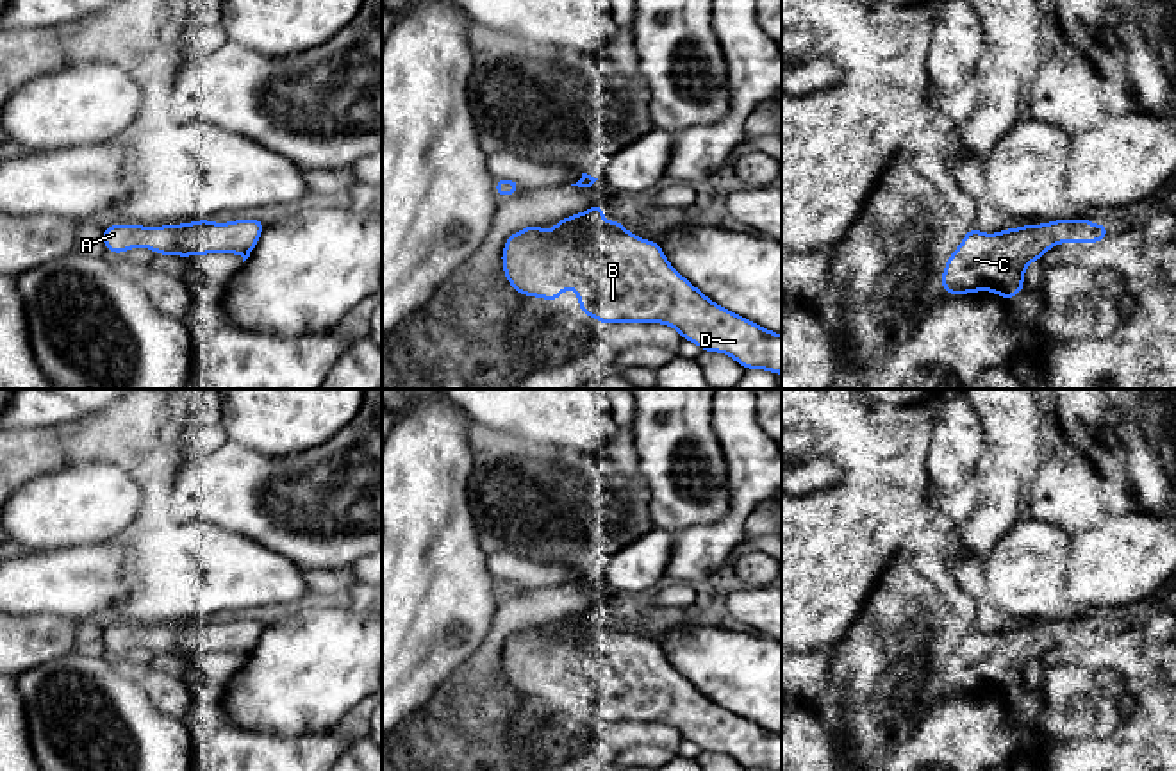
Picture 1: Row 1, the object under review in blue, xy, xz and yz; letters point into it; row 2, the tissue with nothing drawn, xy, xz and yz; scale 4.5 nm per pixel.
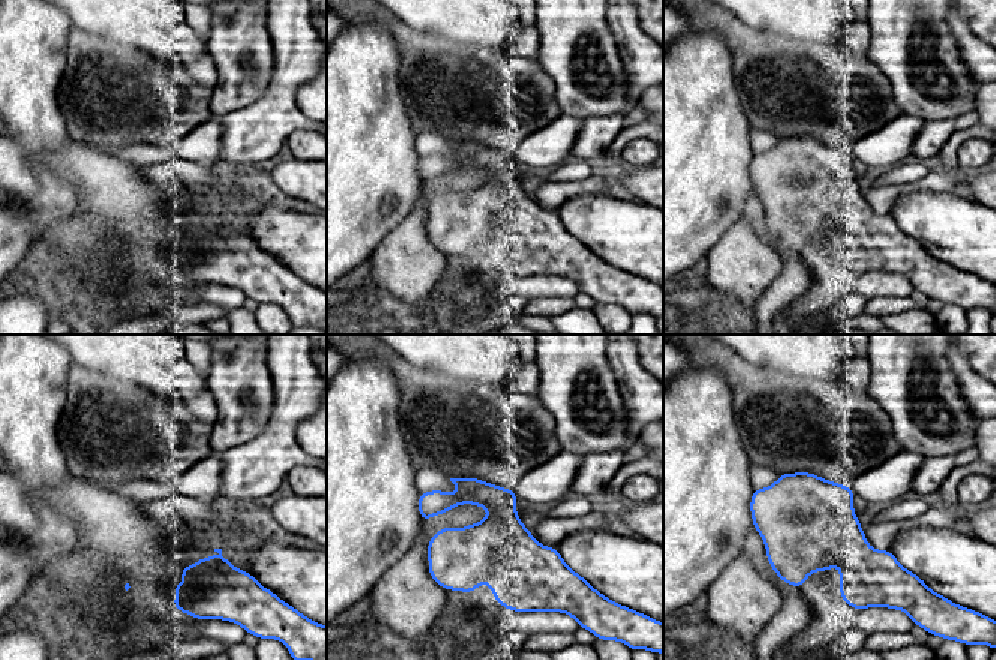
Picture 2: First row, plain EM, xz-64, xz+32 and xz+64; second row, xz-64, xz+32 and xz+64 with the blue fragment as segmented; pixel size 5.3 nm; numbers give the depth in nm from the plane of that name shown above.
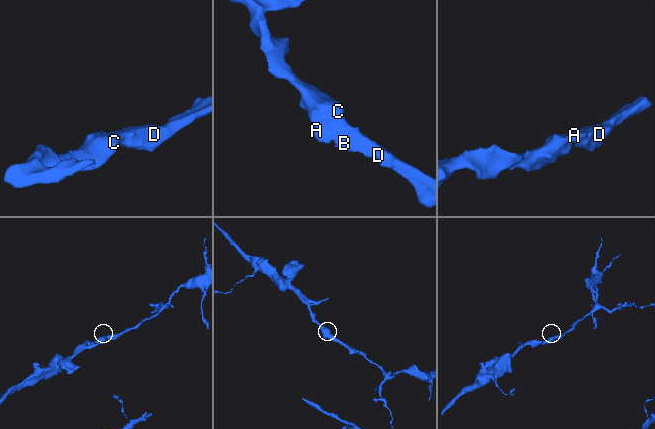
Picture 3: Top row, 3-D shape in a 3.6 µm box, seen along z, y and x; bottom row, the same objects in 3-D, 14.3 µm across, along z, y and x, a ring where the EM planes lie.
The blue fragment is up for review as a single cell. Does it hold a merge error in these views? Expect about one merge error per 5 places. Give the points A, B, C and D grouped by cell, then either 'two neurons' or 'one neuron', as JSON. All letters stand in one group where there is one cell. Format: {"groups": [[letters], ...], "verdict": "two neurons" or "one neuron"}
{"groups": [["A", "B", "C", "D"]], "verdict": "one neuron"}

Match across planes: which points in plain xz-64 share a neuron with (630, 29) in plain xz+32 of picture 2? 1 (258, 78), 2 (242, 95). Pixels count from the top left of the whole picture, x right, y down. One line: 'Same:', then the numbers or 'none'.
Same: none

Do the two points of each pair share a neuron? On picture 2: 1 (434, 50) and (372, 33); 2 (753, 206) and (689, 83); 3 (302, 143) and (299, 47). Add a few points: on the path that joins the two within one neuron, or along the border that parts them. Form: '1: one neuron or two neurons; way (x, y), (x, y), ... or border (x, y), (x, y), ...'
1: two neurons; border (365, 18), (387, 26), (398, 51), (399, 74)
2: two neurons; border (753, 192), (746, 200), (741, 216)
3: two neurons; border (309, 128), (296, 131), (287, 140), (284, 149)

